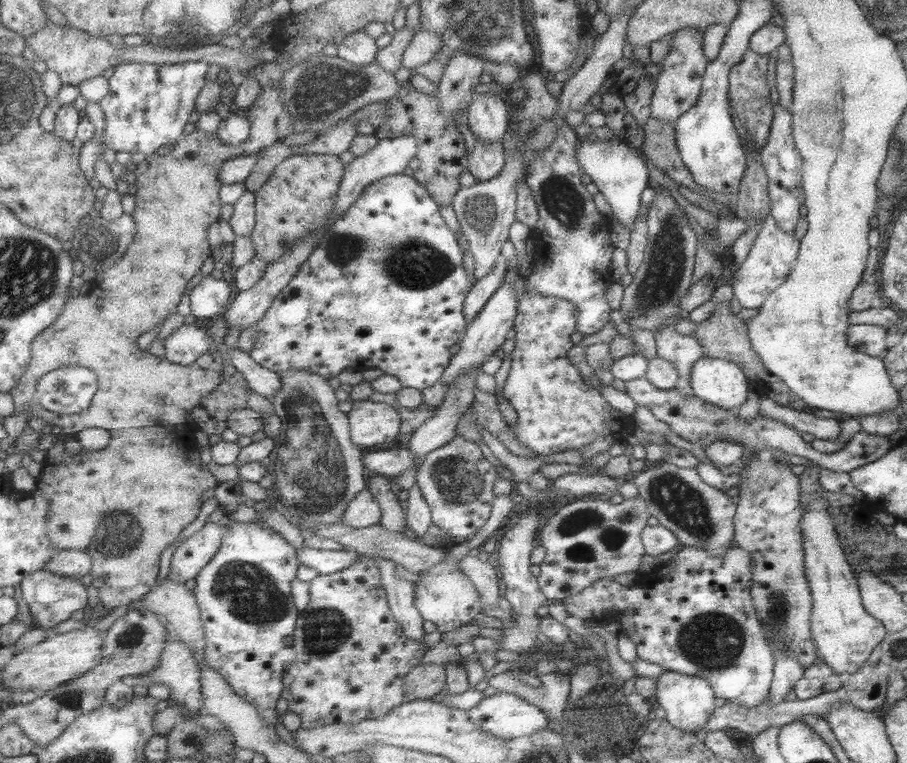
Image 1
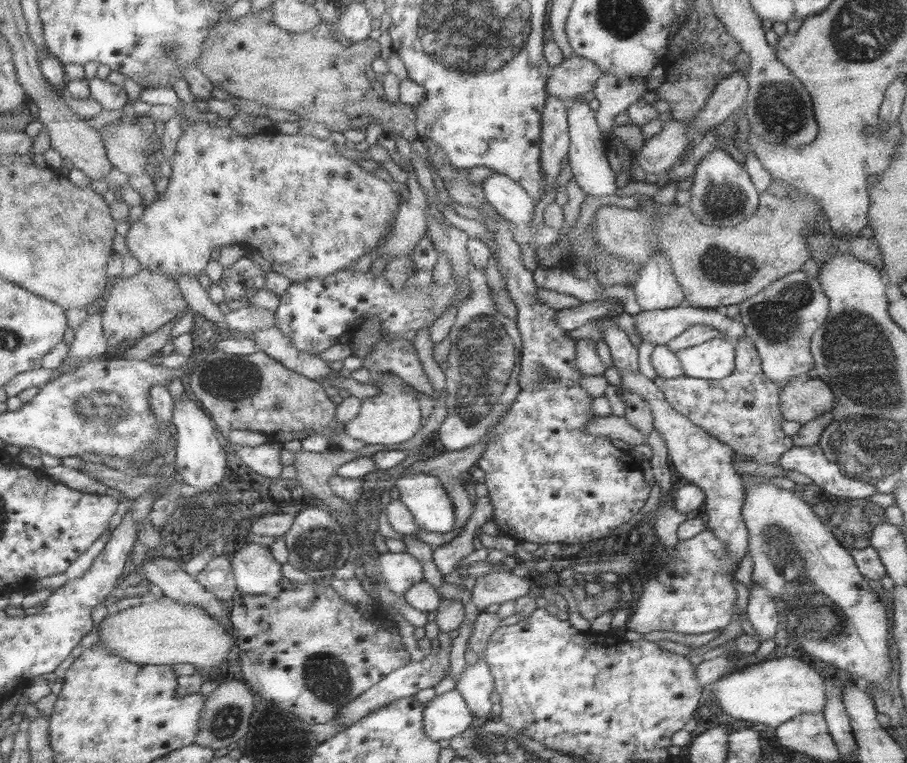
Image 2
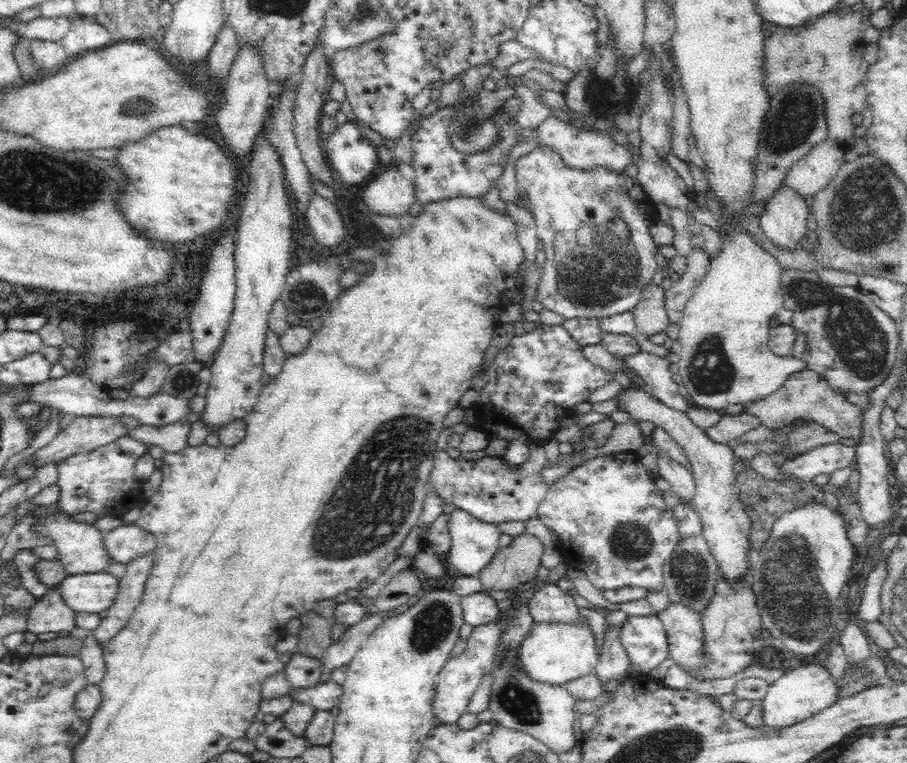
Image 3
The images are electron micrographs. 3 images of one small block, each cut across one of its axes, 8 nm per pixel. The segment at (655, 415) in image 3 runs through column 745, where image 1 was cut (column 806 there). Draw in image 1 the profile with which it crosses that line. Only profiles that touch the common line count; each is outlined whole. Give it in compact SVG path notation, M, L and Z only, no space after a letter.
M816 494L807 505L807 511L799 519L803 552L804 575L811 594L810 628L818 658L831 668L835 675L854 673L869 657L873 647L886 635L885 627L877 618L867 614L861 604L861 596L849 563L837 539L833 519L827 511L827 503Z

